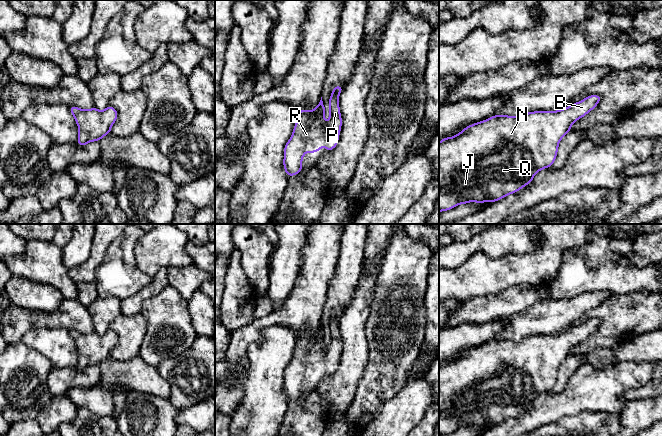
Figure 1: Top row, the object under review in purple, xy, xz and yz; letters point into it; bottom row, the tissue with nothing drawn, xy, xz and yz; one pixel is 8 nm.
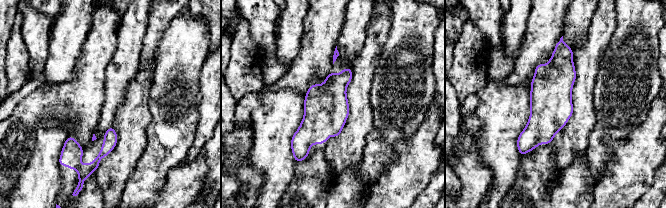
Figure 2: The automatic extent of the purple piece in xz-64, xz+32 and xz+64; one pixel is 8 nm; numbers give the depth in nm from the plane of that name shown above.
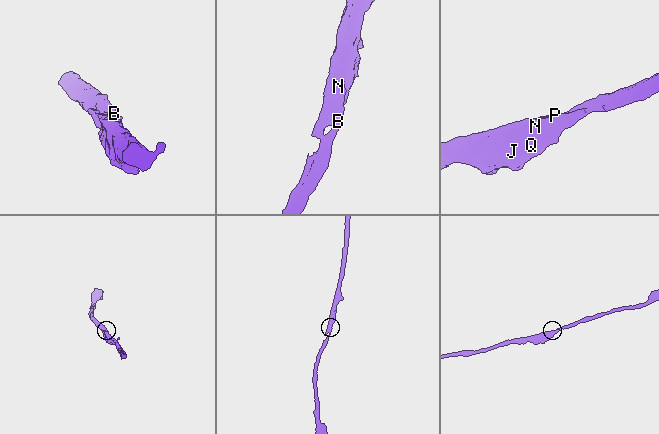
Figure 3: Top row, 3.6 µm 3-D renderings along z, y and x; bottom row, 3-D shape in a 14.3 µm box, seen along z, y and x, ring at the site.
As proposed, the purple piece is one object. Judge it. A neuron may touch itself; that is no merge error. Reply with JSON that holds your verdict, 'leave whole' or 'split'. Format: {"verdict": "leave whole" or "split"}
{"verdict": "leave whole"}

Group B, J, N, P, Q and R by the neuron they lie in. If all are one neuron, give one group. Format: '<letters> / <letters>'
B J N P Q R

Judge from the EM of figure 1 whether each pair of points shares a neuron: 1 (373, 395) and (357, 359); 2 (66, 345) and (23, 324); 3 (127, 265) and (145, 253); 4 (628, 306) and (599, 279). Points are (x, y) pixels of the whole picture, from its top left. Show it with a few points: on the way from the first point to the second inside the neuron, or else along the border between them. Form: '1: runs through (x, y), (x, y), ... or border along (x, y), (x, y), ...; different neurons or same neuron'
1: border along (369, 349), (367, 363), (354, 394); different neurons
2: border along (55, 327), (29, 329), (20, 339); different neurons
3: border along (140, 237), (134, 250), (135, 262), (151, 277); different neurons
4: border along (639, 291), (613, 295); different neurons

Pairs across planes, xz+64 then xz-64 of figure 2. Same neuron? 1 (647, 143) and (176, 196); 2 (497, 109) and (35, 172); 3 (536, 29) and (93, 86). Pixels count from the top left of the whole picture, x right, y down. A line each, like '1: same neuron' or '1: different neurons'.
1: same neuron
2: same neuron
3: same neuron

